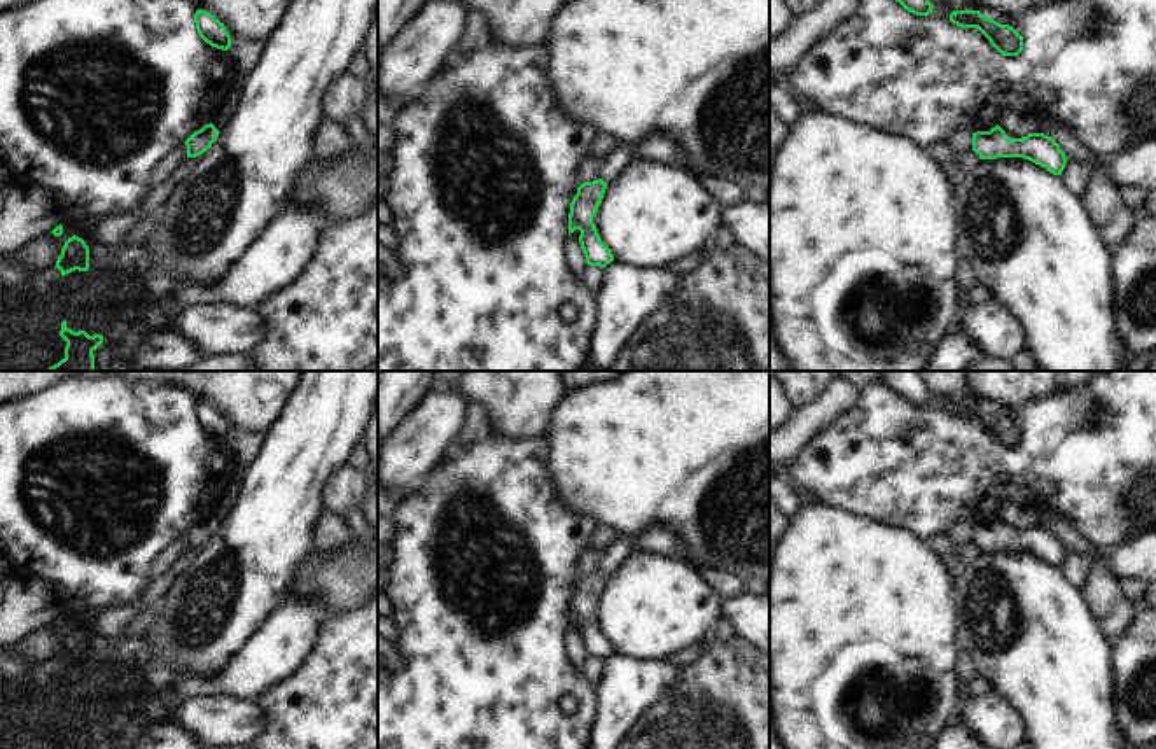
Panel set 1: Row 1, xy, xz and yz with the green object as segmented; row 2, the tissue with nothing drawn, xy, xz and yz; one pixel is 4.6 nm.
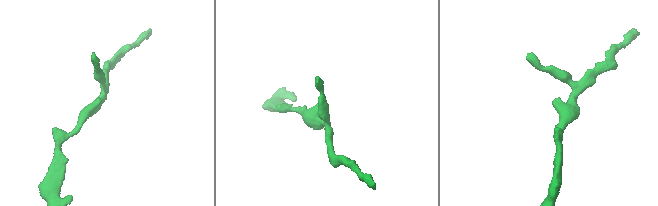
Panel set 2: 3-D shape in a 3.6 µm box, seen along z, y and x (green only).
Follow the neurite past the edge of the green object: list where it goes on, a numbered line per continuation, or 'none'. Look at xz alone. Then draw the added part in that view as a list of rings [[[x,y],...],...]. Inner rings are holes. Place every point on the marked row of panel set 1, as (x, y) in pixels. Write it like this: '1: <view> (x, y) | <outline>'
none

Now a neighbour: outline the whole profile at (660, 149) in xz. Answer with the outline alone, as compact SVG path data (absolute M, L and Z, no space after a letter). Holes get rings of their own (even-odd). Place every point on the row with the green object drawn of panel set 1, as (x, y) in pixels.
M666 135L645 136L633 147L614 149L603 158L598 178L610 184L635 161L654 161L691 172L691 163Z

